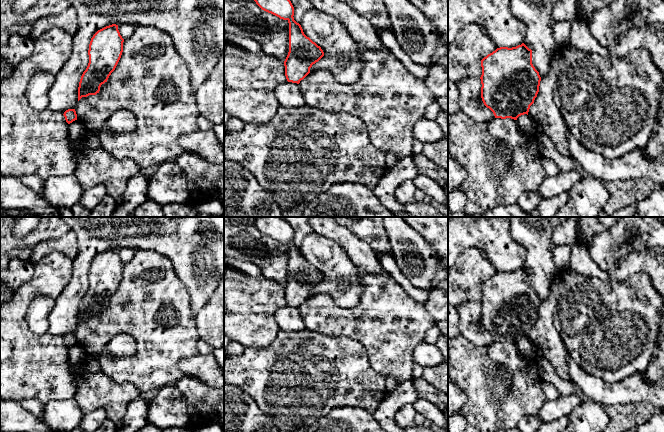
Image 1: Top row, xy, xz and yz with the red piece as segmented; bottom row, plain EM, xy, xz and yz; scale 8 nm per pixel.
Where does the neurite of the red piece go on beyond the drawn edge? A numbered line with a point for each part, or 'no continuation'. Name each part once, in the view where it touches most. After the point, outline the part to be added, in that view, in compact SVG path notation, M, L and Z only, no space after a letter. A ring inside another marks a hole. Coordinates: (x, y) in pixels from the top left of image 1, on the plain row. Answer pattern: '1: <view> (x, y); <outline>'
no continuation

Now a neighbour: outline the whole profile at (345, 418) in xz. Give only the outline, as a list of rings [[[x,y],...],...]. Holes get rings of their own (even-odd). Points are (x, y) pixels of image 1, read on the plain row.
[[[341,406],[319,418],[306,432],[386,432],[373,414],[354,406]]]

